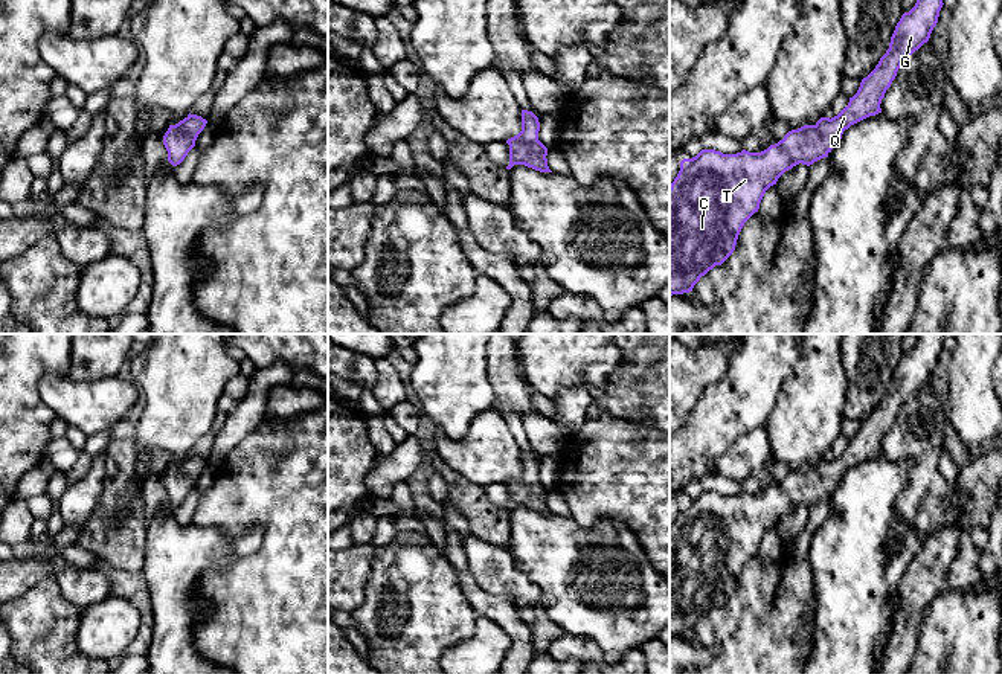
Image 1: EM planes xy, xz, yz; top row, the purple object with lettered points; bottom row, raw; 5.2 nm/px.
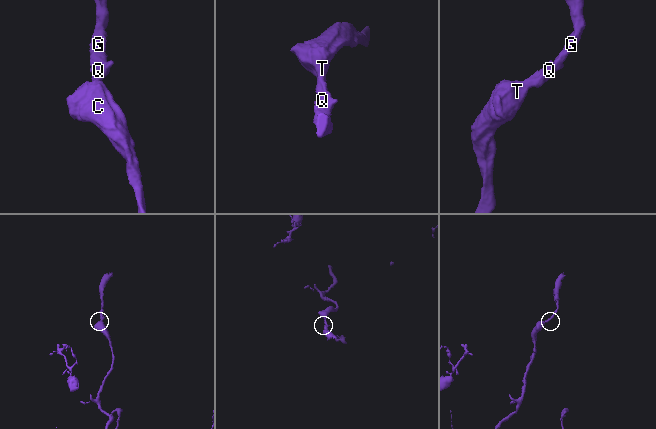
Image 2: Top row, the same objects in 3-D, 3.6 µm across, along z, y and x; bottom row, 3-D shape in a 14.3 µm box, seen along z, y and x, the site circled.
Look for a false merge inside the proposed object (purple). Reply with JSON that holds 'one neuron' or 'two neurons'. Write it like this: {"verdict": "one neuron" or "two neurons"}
{"verdict": "one neuron"}

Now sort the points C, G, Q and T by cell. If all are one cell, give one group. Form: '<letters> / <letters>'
C G Q T

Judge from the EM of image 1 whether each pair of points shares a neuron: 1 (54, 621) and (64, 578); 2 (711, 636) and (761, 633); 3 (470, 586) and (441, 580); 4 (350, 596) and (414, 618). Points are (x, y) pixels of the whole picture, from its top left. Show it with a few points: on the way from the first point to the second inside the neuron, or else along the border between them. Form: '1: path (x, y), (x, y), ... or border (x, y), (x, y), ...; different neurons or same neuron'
1: border (54, 578), (60, 592), (80, 610); different neurons
2: path (723, 633), (749, 633); same neuron
3: border (458, 580), (464, 596), (478, 613); different neurons
4: border (371, 566), (365, 600), (350, 612); different neurons

